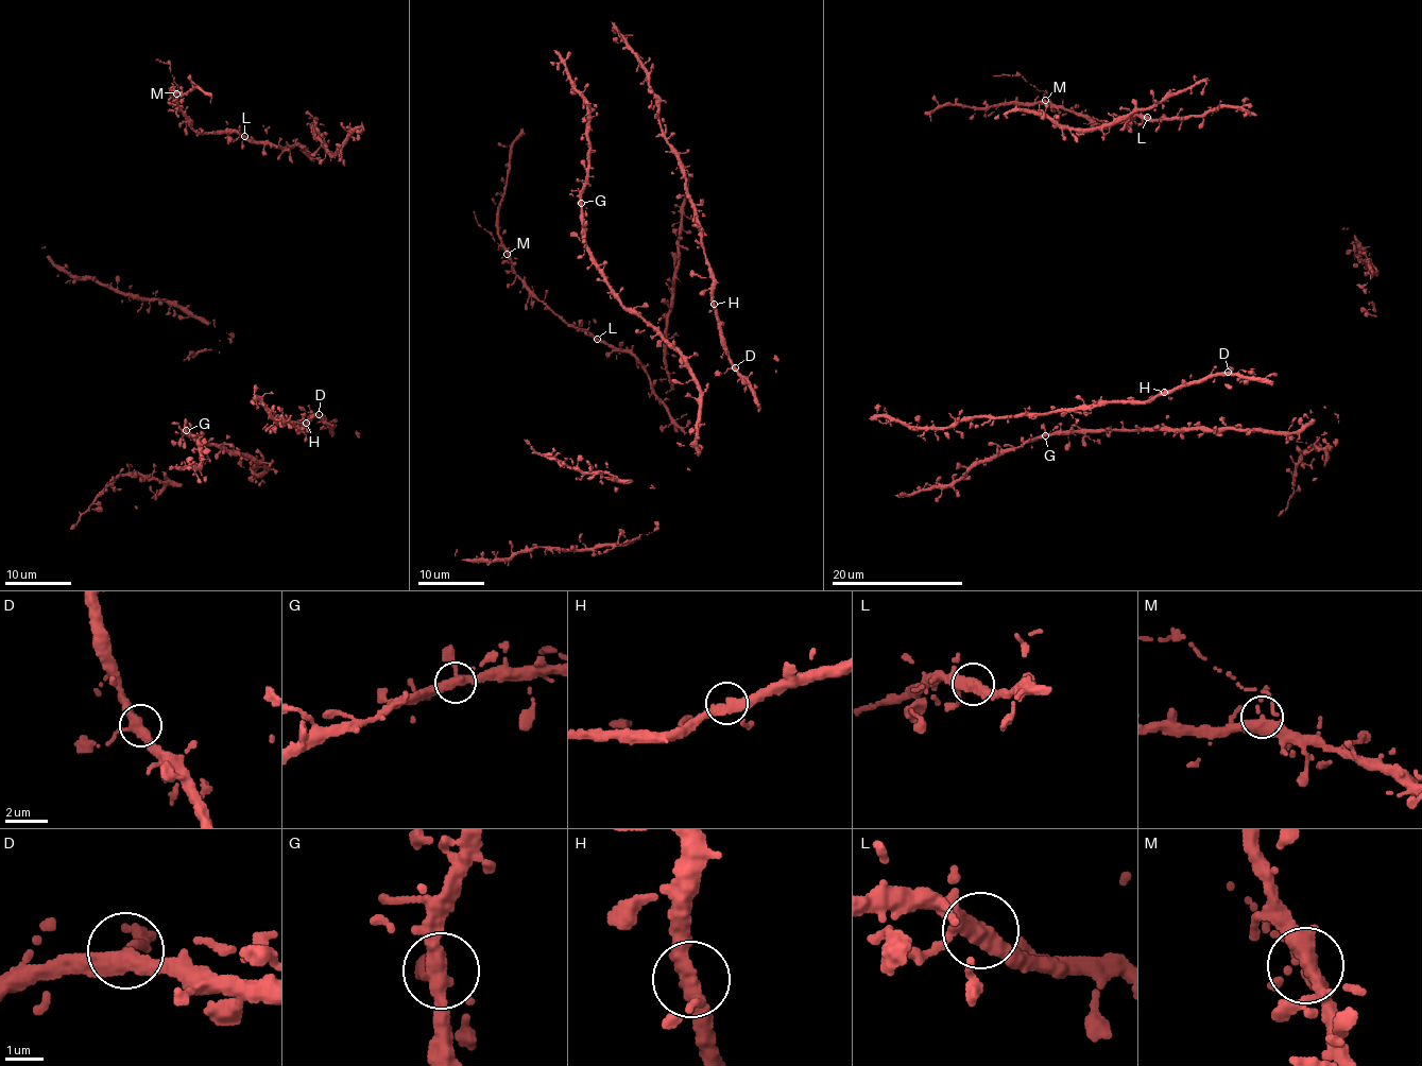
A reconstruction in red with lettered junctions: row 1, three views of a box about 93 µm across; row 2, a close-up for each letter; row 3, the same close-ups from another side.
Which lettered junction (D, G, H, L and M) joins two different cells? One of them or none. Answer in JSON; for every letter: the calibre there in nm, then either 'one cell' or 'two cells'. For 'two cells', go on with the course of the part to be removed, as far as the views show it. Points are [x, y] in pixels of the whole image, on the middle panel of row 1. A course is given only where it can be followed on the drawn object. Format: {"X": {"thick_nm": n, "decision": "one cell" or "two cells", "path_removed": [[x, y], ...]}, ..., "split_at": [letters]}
{"D": {"thick_nm": 340, "decision": "one cell"}, "G": {"thick_nm": 320, "decision": "one cell"}, "H": {"thick_nm": 320, "decision": "one cell"}, "L": {"thick_nm": 320, "decision": "one cell"}, "M": {"thick_nm": 320, "decision": "one cell"}, "split_at": []}

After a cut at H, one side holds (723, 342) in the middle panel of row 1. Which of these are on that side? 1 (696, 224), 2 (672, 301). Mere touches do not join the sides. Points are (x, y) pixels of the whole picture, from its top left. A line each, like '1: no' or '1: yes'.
1: no
2: yes

